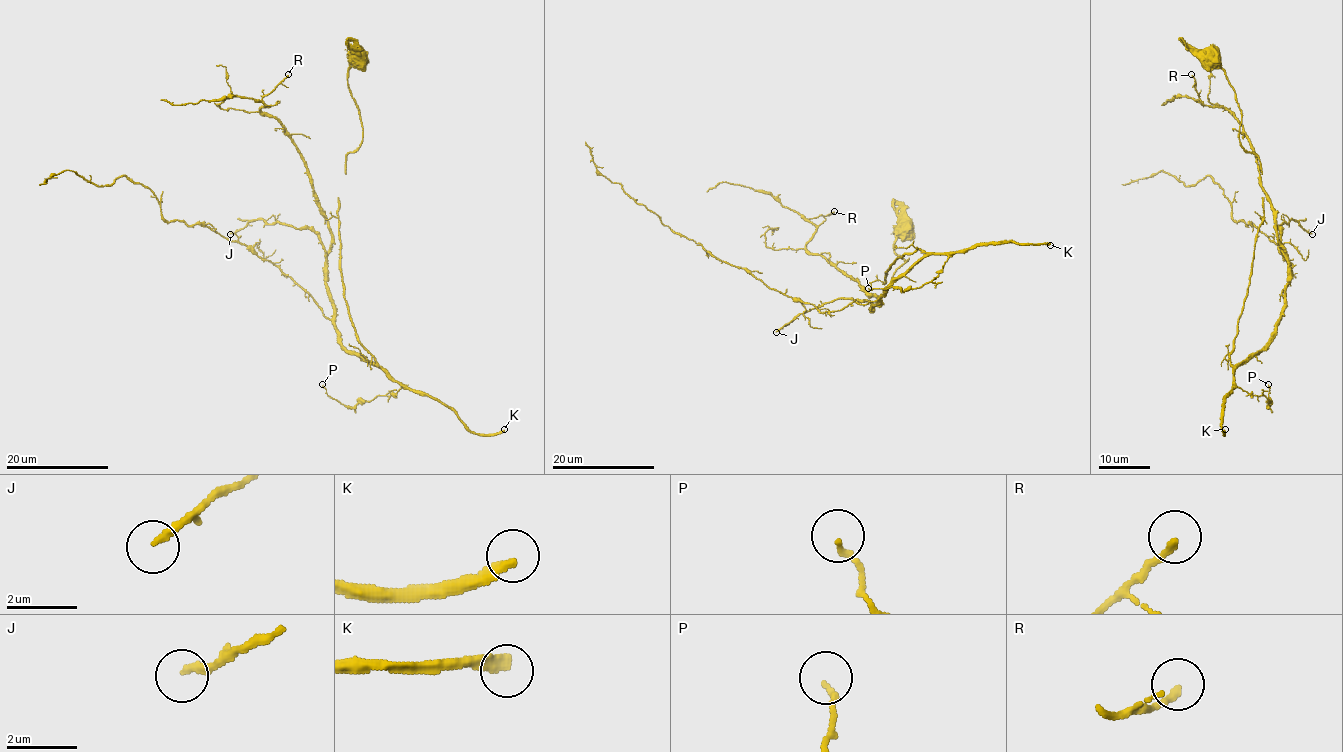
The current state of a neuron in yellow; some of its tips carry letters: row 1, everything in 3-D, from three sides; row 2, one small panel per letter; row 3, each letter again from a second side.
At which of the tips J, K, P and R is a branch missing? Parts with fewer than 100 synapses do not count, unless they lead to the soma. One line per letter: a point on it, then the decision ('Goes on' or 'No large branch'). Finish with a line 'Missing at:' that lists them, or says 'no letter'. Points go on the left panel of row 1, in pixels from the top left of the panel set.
J: Place: (230, 234). No large branch
K: Place: (504, 429). Goes on
P: Place: (322, 384). No large branch
R: Place: (288, 74). No large branch
Missing at: K

